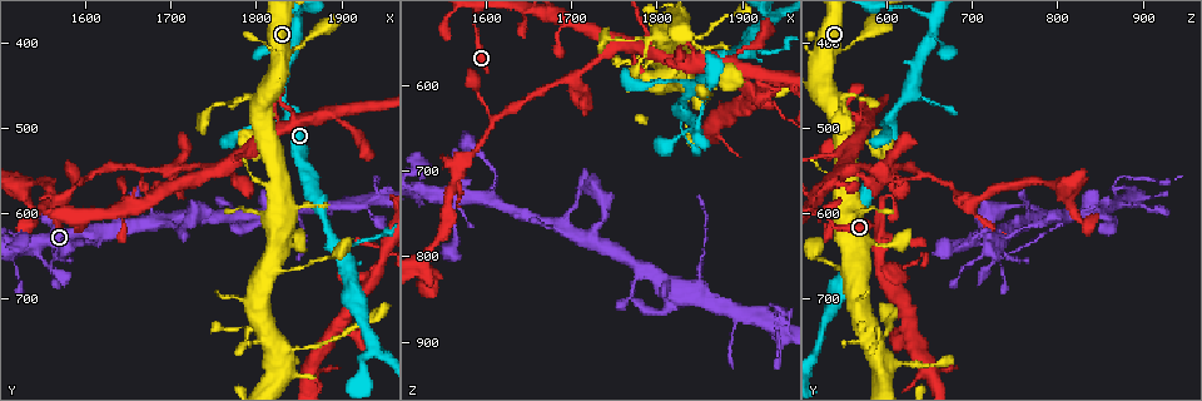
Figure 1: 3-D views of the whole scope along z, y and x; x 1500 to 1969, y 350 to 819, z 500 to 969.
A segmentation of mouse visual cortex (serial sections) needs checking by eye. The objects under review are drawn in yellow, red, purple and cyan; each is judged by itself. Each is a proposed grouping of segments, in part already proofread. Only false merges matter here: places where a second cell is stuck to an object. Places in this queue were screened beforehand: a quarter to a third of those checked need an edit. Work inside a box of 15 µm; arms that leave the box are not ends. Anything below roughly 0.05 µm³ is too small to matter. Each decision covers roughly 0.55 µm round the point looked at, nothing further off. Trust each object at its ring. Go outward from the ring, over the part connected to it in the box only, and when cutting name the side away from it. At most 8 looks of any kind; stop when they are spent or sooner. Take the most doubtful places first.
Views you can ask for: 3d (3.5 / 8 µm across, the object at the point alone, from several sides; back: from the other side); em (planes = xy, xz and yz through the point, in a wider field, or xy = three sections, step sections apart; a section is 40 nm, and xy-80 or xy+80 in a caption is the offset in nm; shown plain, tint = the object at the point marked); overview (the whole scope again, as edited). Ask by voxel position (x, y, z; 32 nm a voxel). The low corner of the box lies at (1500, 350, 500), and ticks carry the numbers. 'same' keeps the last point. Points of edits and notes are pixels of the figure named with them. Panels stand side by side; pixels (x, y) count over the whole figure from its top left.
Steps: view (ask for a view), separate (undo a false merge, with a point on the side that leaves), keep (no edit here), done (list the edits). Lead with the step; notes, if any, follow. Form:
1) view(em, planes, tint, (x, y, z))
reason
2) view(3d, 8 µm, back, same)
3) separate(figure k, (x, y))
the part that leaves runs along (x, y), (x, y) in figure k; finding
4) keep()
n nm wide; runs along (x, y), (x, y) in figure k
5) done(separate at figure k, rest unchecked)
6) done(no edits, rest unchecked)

view(3d, 3.5 µm, (1845, 395, 655))
three arms meet

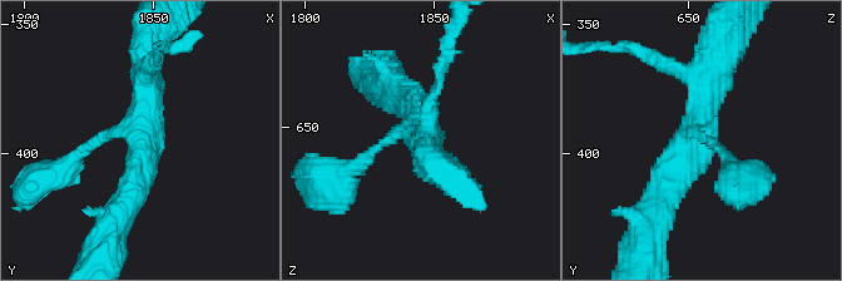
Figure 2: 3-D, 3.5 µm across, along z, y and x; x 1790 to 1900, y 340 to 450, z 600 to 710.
view(em, xy, step 1, tint, (1847, 392, 650))

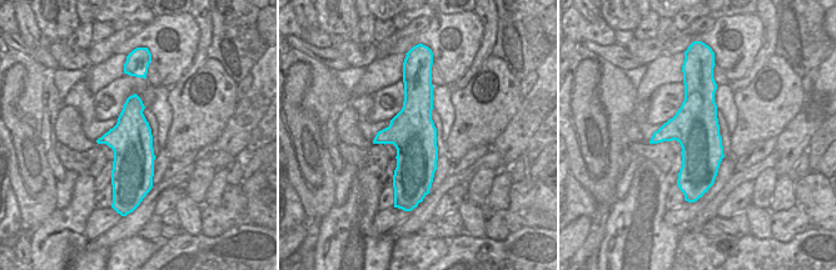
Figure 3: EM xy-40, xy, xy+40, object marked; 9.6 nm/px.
keep()
3 arms; runs along (123, 207), (145, 153), (149, 69) in figure 2; all the same cell

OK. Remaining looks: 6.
view(3d, 3.5 µm, (1775, 550, 560))
four arms meet

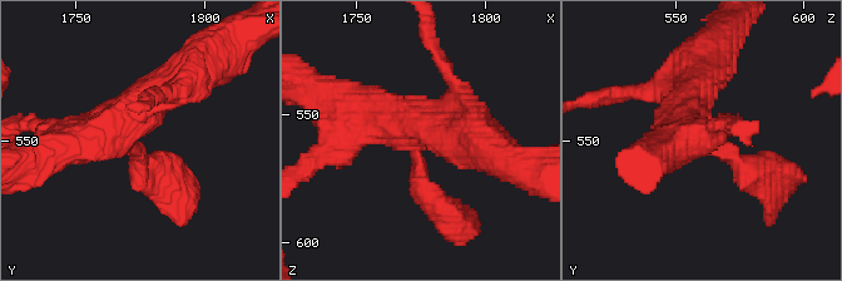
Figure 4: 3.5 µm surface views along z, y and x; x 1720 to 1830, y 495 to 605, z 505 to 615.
view(em, xy, step 1, plain, (1770, 549, 560))

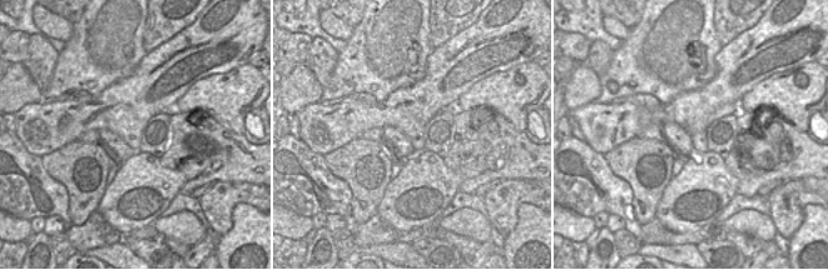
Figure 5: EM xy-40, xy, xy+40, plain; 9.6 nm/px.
view(em, xy, step 1, tint, same)
with the object marked

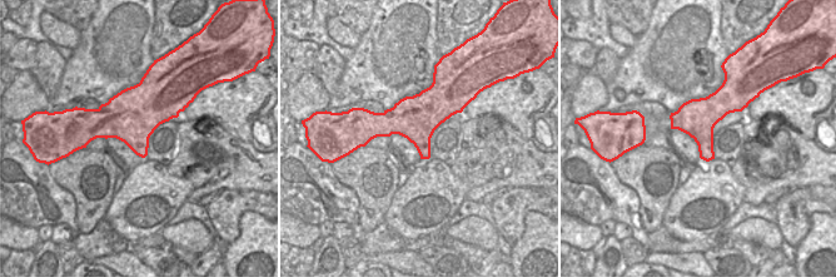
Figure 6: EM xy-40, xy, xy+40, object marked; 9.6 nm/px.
keep()
420 nm wide; runs along (48, 152), (98, 137), (191, 72) in figure 4; continuous, no second cell

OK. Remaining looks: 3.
view(3d, 3.5 µm, back, (1610, 620, 735))
calibre changes

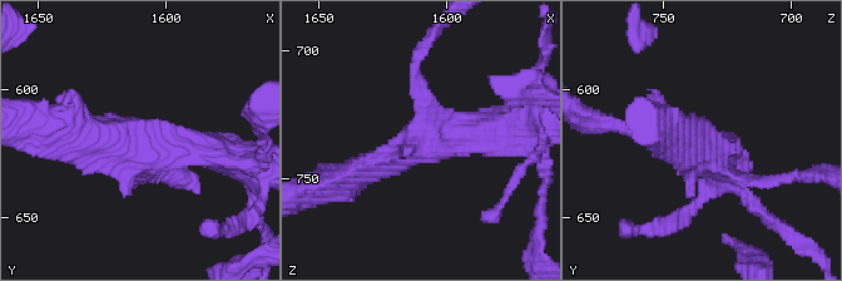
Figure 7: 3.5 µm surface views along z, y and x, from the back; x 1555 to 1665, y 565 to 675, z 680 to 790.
view(em, planes, tint, (1608, 624, 735))
3 arms; arms of 150, 400, 400 nm; now the EM

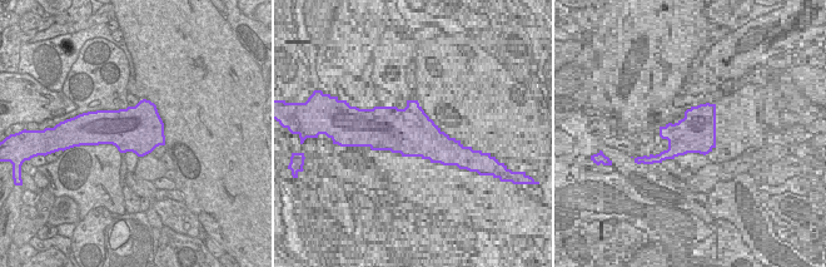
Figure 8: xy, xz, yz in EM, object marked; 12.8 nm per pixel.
view(em, xy, step 2, tint, same)
another direction

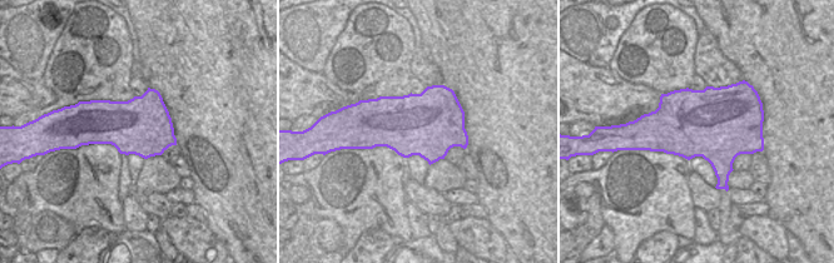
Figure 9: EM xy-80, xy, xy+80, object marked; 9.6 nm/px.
keep()
all the same cell

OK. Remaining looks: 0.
done(no edits, rest unchecked)

